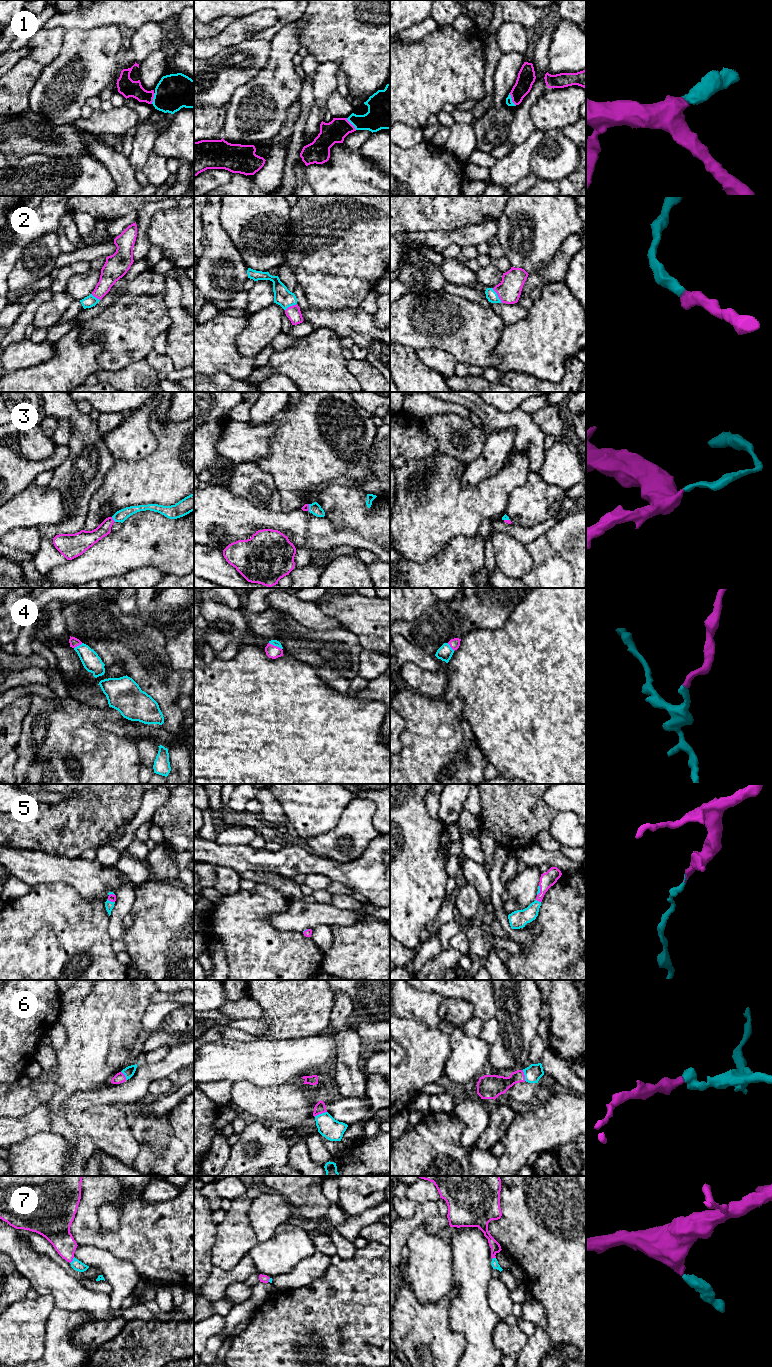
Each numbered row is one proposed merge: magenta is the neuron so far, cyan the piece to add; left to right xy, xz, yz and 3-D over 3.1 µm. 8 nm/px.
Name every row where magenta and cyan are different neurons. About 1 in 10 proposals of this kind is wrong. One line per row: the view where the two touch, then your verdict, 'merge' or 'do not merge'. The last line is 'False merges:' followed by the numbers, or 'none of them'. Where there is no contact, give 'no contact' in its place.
1: meets magenta in yz; merge
2: meets magenta in yz; merge
3: meets magenta in xy; merge
4: meets magenta in xz; merge
5: meets magenta in yz; merge
6: meets magenta in xz; merge
7: meets magenta in xy; merge
False merges: none of them

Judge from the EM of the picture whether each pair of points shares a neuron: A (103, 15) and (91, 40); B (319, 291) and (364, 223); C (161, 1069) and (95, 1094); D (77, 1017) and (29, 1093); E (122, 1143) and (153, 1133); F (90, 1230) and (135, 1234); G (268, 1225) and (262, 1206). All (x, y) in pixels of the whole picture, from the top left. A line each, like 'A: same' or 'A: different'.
A: different
B: same
C: same
D: different
E: different
F: same
G: same

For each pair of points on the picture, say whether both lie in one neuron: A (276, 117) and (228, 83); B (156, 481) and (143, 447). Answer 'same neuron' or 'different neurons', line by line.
A: different neurons
B: different neurons

